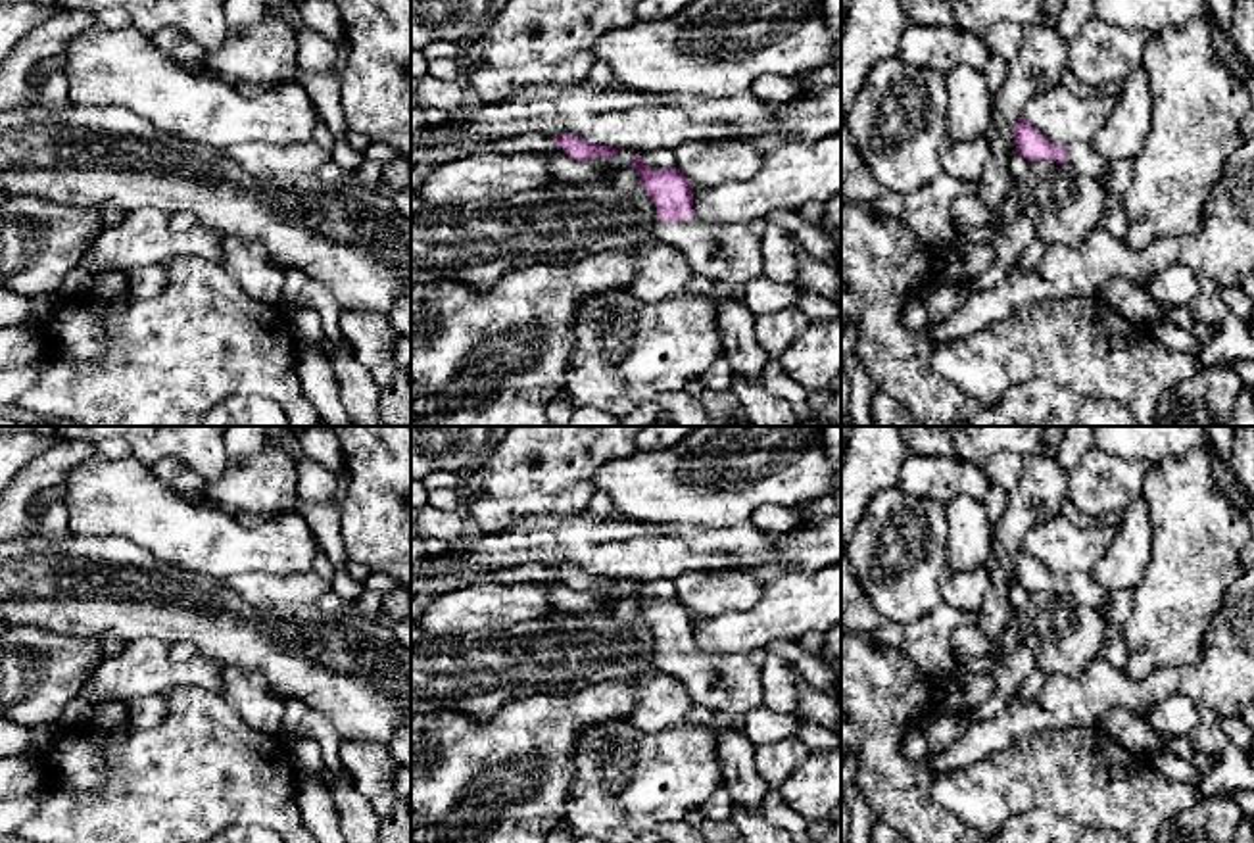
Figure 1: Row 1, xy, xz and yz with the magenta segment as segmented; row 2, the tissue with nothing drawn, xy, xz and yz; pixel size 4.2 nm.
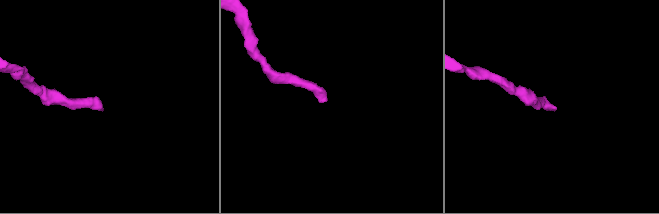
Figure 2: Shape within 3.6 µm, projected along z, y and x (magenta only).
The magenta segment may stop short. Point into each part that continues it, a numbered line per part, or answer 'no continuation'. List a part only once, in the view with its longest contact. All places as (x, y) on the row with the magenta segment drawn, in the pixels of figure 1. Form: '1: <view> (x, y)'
1: xz (732, 256)

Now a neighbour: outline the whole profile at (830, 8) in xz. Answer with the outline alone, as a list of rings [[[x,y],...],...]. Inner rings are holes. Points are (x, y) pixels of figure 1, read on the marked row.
[[[820,0],[820,2],[822,2],[822,17],[826,25],[841,40],[841,0]]]

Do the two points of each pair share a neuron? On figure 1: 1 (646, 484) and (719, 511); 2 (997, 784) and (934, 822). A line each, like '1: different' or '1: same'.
1: same
2: different

